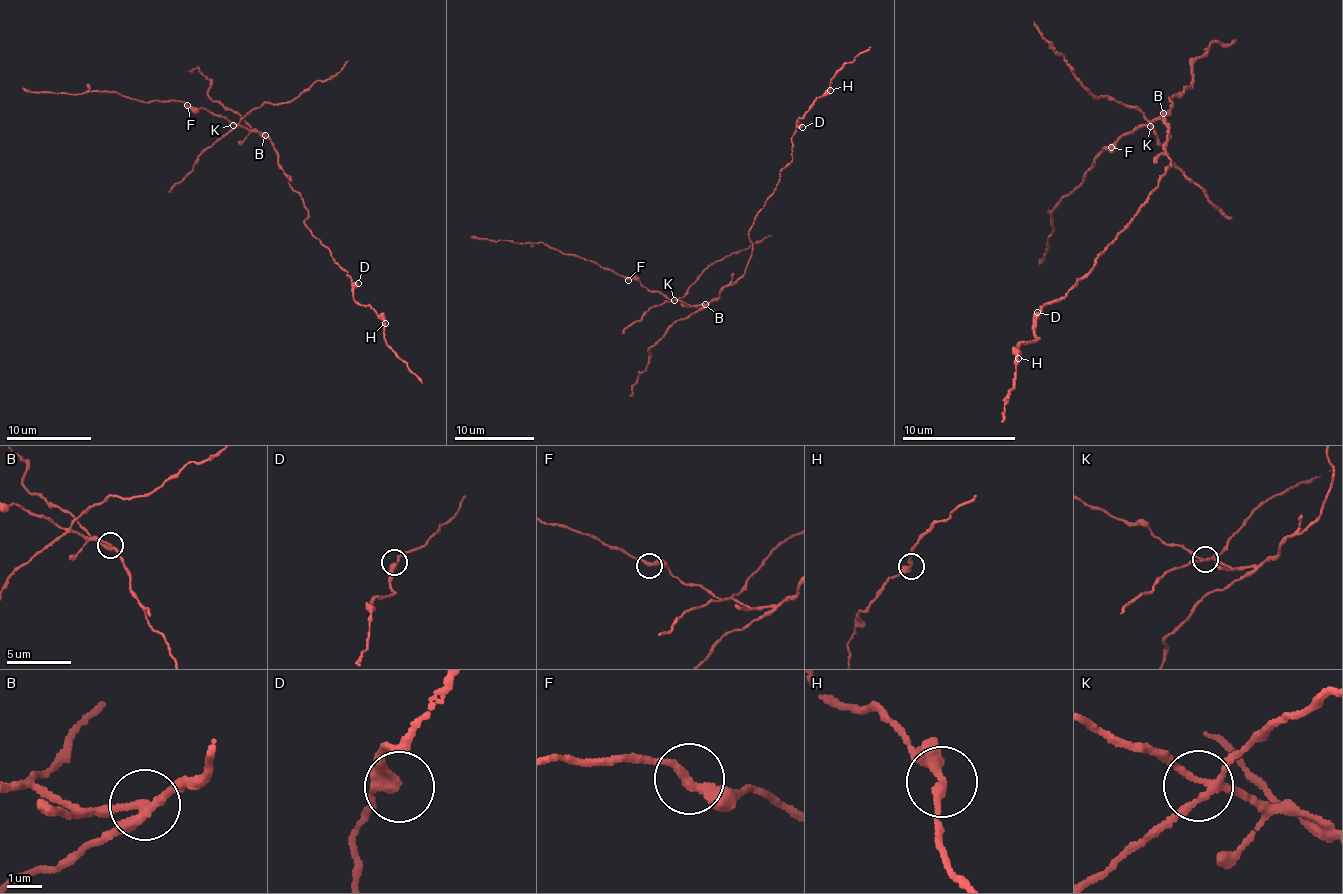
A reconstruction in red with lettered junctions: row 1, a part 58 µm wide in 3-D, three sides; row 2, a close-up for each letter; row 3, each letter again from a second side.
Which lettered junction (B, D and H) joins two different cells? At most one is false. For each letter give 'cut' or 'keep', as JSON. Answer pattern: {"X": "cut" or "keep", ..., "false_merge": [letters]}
{"B": "cut", "D": "keep", "H": "keep", "false_merge": ["B"]}

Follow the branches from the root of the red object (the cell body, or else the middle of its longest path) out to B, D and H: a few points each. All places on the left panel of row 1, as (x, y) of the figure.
B: (300, 193), (291, 188), (279, 164), (279, 153), (264, 135)
D: (300, 193), (303, 206), (308, 212), (305, 227), (331, 250), (334, 264), (347, 272), (351, 282), (358, 283)
H: (300, 193), (308, 212), (305, 227), (331, 250), (334, 264), (351, 277), (356, 302), (372, 309), (385, 323)

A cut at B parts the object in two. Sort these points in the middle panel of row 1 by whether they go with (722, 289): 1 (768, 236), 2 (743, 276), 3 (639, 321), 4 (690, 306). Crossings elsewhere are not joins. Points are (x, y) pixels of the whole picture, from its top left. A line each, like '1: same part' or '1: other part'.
1: other part
2: same part
3: other part
4: other part

